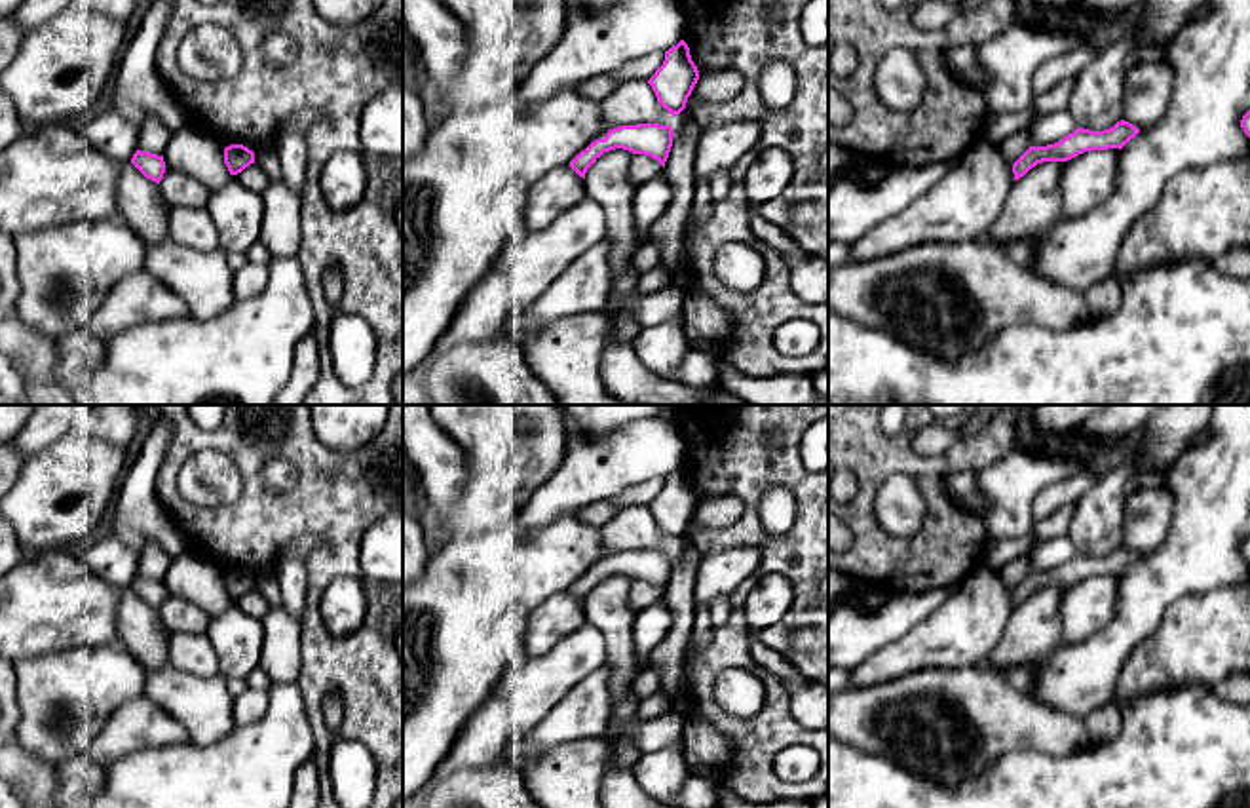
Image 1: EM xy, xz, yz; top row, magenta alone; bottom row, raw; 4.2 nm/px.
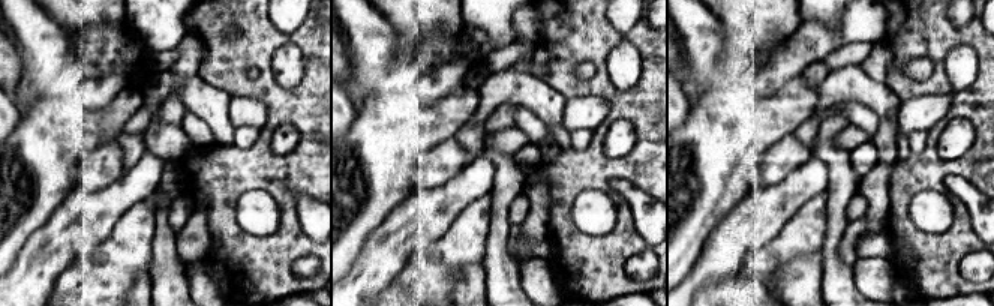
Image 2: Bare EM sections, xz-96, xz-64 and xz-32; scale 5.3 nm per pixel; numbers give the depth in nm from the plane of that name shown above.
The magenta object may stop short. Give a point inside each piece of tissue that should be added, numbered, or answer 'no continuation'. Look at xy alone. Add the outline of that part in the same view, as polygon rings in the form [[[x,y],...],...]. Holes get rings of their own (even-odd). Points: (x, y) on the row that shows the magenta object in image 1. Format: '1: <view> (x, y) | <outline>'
no continuation

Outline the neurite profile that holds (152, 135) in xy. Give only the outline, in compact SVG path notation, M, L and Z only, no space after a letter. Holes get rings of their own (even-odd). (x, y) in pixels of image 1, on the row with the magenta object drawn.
M146 114L144 124L139 127L139 148L142 152L163 156L171 139L171 131L160 118Z

